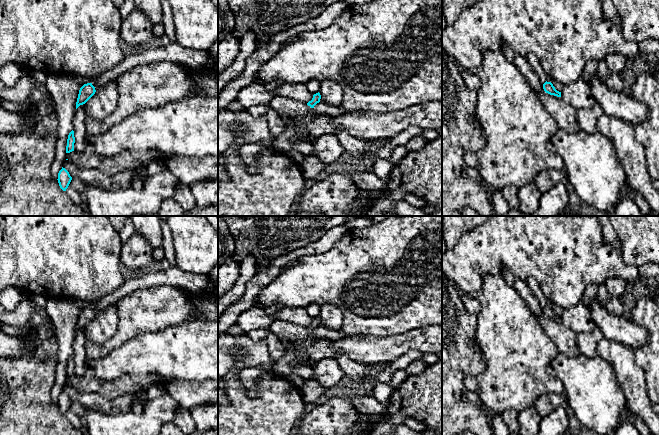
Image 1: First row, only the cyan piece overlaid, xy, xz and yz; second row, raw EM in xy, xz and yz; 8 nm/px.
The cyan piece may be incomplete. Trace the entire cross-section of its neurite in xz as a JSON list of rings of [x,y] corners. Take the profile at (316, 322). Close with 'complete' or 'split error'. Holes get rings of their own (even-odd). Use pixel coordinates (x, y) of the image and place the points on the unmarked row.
[[[318,316],[314,318],[312,324],[307,327],[307,329],[313,333],[315,338],[339,340],[348,336],[342,330],[333,330],[327,327],[321,327],[320,323],[321,323],[321,319]]] | split error

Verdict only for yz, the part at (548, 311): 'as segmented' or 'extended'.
extended

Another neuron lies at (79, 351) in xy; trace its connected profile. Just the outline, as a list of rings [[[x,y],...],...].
[[[84,328],[80,329],[74,339],[73,355],[75,361],[74,374],[81,377],[86,372],[86,349],[85,349],[85,332]]]

